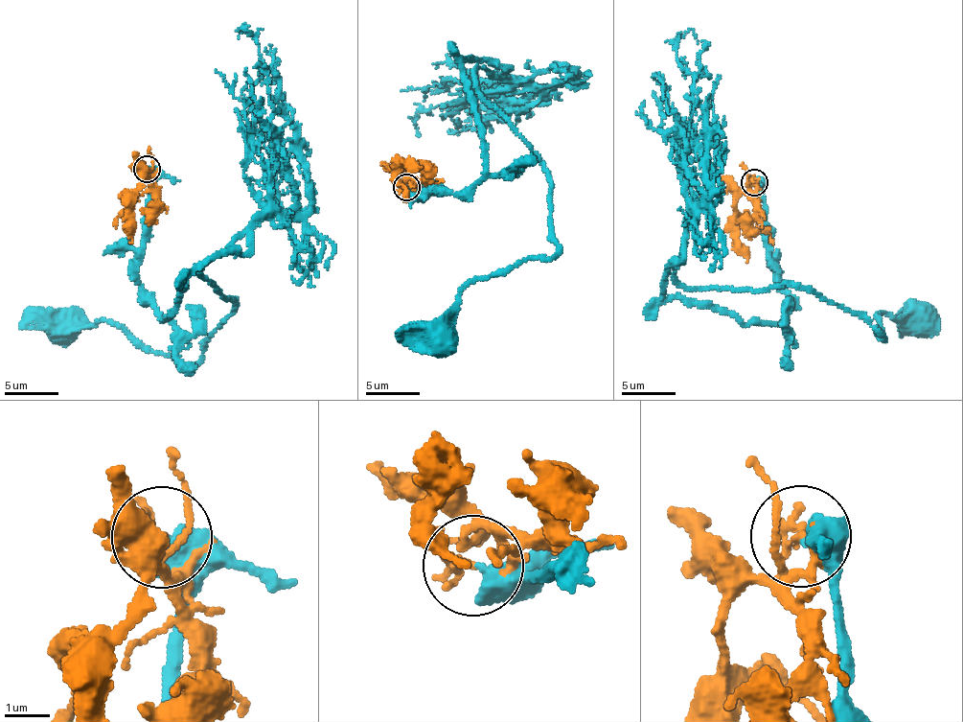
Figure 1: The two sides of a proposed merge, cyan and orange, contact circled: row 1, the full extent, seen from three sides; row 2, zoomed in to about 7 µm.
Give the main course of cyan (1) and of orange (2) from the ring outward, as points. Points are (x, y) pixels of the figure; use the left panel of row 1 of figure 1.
1: (148, 171), (145, 300), (174, 312), (214, 255), (197, 272), (229, 316), (185, 366), (103, 318), (65, 327)
2: (148, 168), (142, 171), (147, 174), (137, 187), (123, 198), (123, 210), (116, 228)

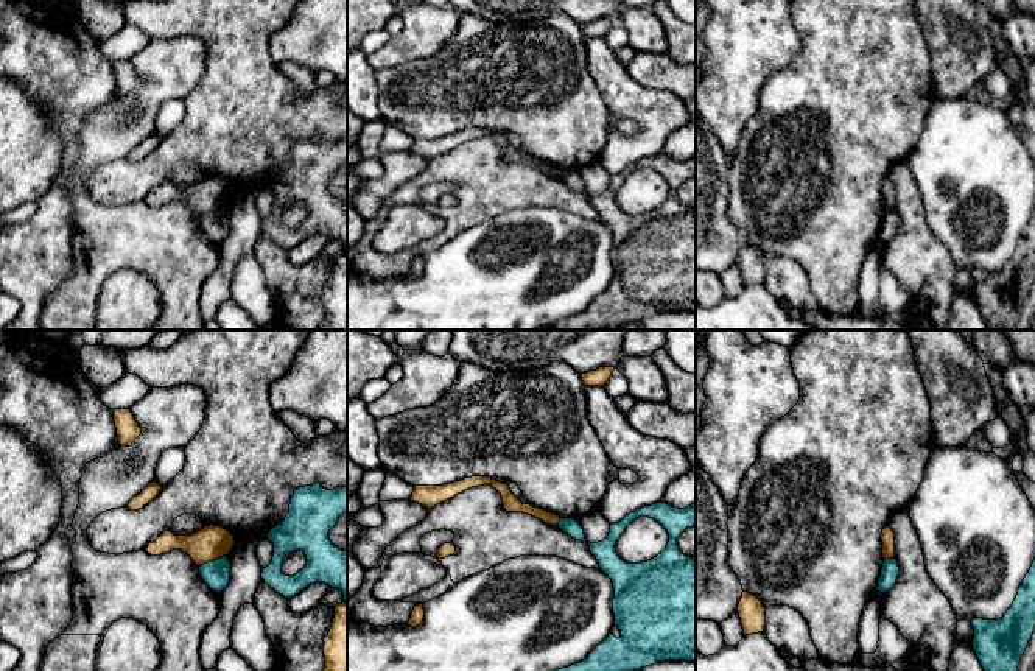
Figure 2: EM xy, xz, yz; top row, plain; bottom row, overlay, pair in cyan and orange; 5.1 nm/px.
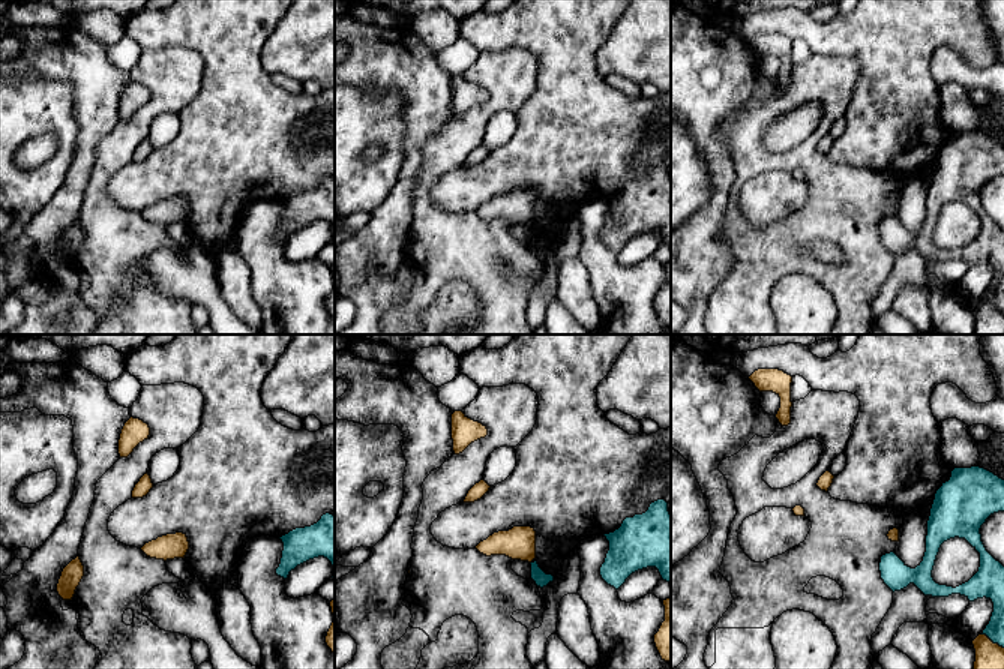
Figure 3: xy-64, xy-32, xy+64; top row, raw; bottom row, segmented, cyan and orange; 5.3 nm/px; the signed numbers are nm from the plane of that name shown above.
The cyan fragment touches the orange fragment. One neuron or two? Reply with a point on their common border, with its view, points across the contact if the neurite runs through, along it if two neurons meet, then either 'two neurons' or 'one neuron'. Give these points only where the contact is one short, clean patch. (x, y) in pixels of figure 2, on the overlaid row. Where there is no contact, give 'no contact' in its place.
meets cyan in xy at (212, 561); border along xy (224, 555), (199, 567); two neurons

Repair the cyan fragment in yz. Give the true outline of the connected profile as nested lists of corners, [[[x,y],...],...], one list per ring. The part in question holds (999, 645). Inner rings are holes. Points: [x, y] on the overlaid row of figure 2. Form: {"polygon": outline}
{"polygon": [[[1035,560],[1018,595],[999,620],[971,620],[973,648],[984,671],[1018,671],[1035,631]]]}

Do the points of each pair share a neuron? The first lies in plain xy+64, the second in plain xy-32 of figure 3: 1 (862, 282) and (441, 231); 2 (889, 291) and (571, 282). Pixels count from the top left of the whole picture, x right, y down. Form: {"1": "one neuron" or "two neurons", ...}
{"1": "one neuron", "2": "two neurons"}

